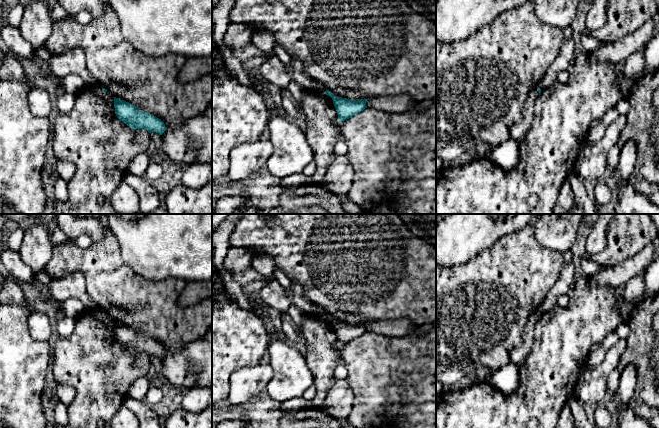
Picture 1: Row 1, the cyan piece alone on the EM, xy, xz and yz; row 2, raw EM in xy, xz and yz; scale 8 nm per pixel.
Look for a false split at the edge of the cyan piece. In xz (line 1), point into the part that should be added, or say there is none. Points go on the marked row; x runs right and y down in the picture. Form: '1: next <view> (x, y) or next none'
1: next none

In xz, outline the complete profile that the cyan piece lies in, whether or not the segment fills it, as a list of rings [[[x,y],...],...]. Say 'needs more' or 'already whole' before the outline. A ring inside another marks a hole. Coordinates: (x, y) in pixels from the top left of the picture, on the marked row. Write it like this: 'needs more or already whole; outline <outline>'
already whole; outline [[[327,89],[324,94],[329,95],[332,98],[340,122],[351,118],[352,116],[360,113],[365,108],[367,108],[366,98],[355,100],[342,98],[335,96],[331,91]]]

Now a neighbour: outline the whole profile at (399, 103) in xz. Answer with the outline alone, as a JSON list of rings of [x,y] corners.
[[[395,95],[392,97],[370,97],[366,101],[367,108],[388,111],[392,113],[404,112],[414,108],[419,103],[411,98],[411,95]]]

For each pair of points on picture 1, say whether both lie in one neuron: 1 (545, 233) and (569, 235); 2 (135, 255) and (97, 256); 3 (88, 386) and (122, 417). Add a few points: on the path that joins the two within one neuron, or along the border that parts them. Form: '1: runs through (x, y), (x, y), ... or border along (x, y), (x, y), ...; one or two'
1: runs through (551, 233), (561, 233), (563, 235); one
2: border along (112, 233), (117, 240), (121, 258), (136, 273); two
3: border along (122, 403), (111, 417); two

